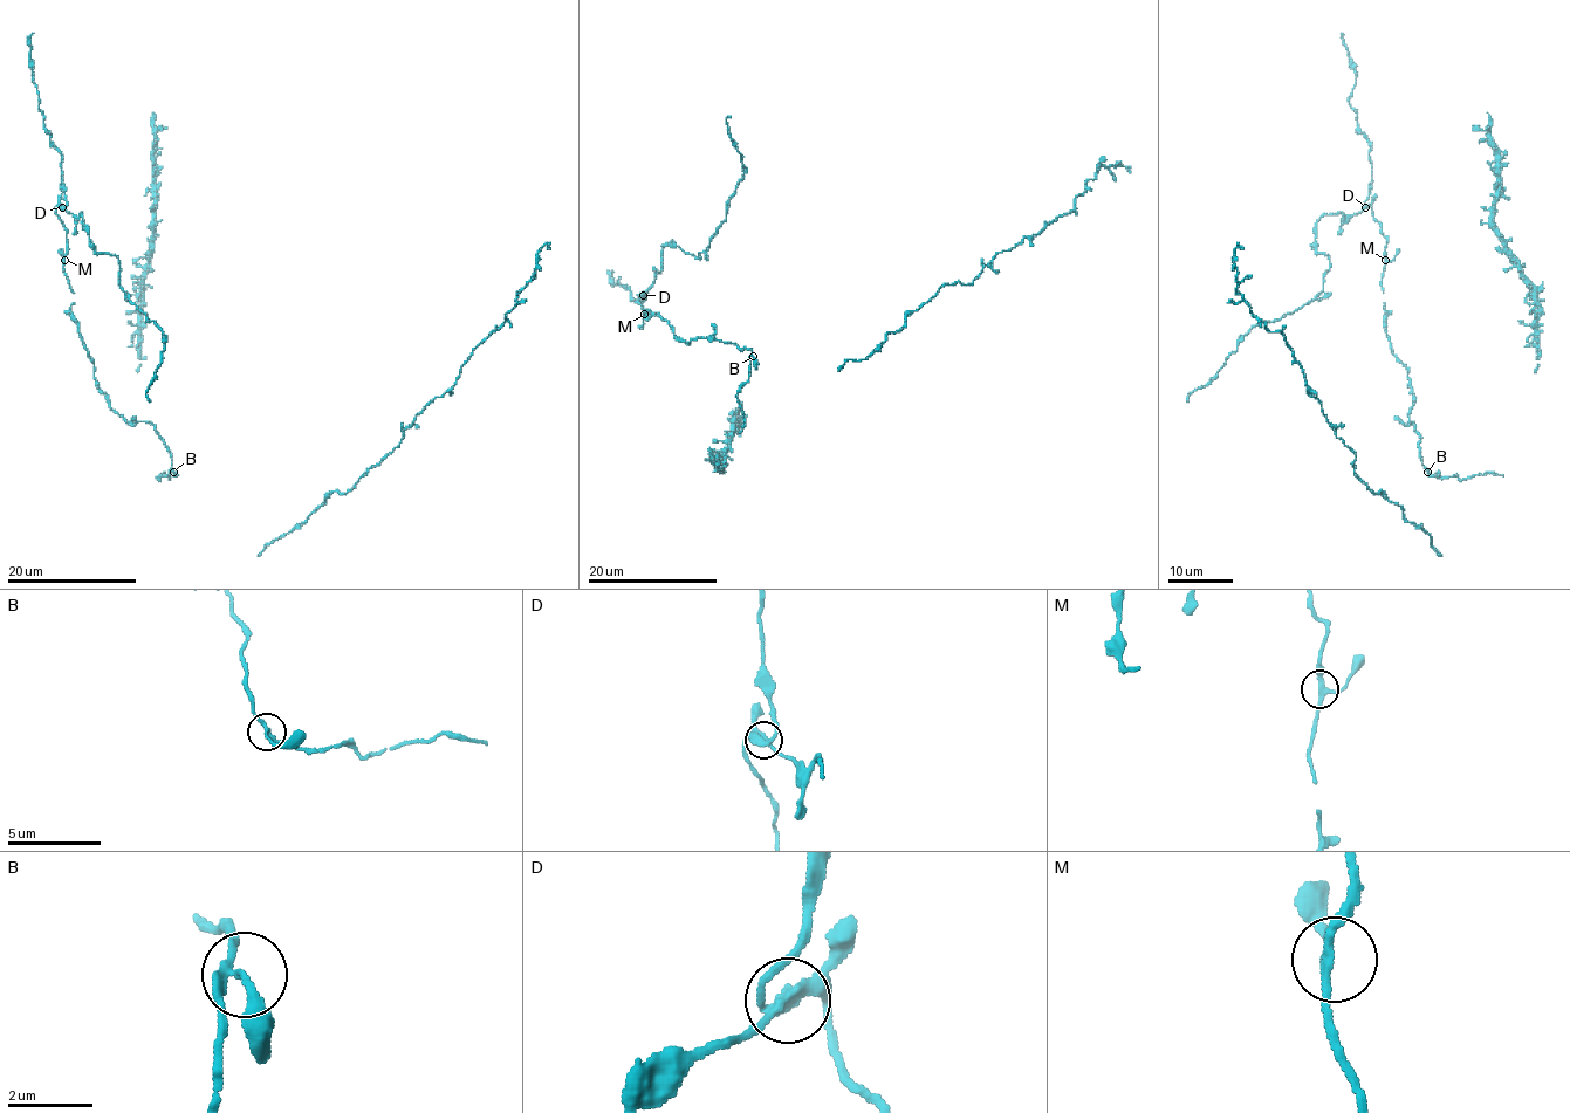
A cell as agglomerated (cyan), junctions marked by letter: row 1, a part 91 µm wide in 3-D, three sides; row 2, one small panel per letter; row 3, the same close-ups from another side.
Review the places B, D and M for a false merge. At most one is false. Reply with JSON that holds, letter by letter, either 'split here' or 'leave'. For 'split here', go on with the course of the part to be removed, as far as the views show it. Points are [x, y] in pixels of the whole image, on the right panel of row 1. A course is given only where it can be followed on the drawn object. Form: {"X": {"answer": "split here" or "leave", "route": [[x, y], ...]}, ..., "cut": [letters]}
{"B": {"answer": "leave"}, "D": {"answer": "split here", "route": [[1365, 207], [1353, 214], [1323, 214], [1315, 244], [1329, 259], [1323, 289], [1243, 337], [1186, 402]]}, "M": {"answer": "leave"}, "cut": ["D"]}

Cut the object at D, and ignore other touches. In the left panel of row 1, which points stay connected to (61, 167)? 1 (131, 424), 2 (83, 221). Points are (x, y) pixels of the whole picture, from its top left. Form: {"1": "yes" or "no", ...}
{"1": "yes", "2": "no"}

